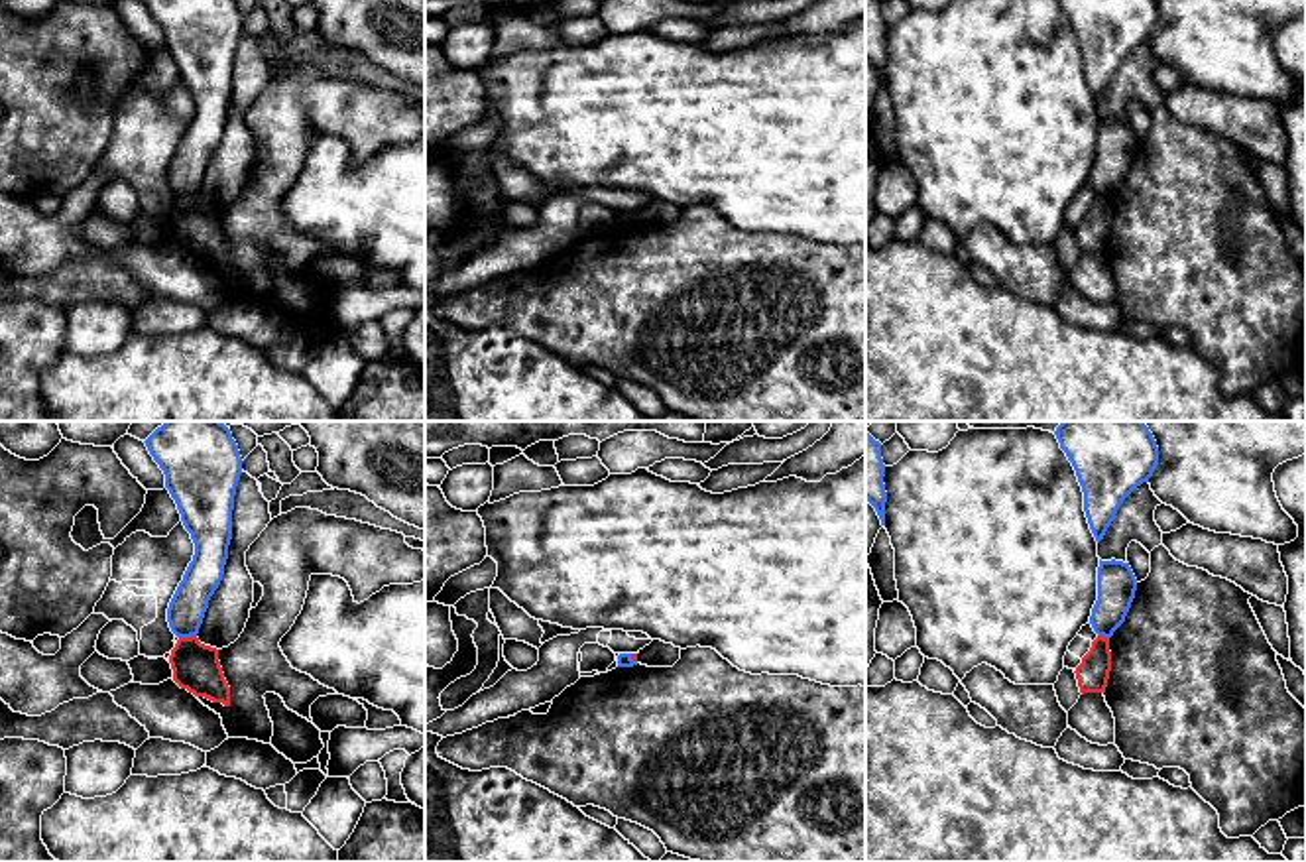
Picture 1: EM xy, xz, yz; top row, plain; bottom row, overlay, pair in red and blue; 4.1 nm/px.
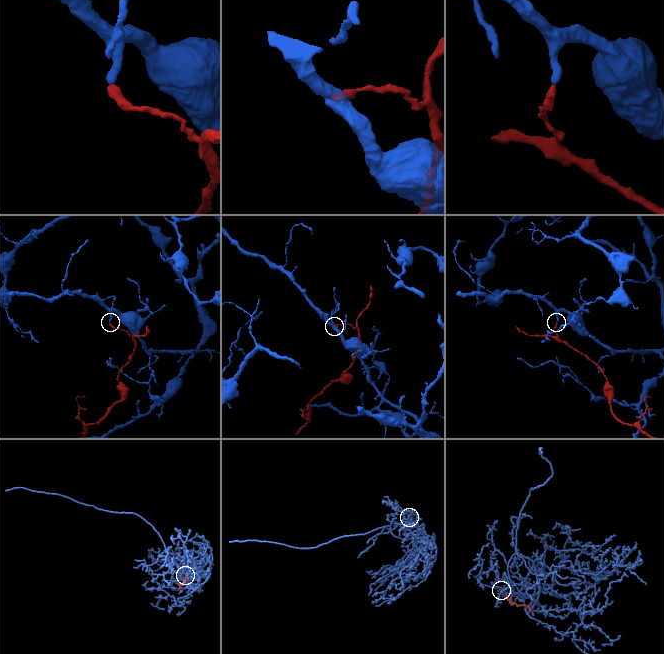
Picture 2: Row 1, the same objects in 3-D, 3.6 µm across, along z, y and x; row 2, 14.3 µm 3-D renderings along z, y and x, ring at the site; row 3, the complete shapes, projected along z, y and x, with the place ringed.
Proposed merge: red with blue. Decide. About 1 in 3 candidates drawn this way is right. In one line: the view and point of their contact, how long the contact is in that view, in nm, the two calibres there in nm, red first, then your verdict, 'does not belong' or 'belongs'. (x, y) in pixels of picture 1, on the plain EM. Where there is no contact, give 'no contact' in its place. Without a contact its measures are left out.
xy (187, 197) | 70 nm | 190/150 nm | does not belong

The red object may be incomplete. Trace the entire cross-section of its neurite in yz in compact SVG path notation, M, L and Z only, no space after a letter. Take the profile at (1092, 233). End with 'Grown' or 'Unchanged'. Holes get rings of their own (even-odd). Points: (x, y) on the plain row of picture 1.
M1098 195L1092 201L1090 211L1082 216L1082 222L1076 226L1076 238L1080 252L1105 252L1107 238L1111 230L1111 211L1109 199Z. Unchanged

